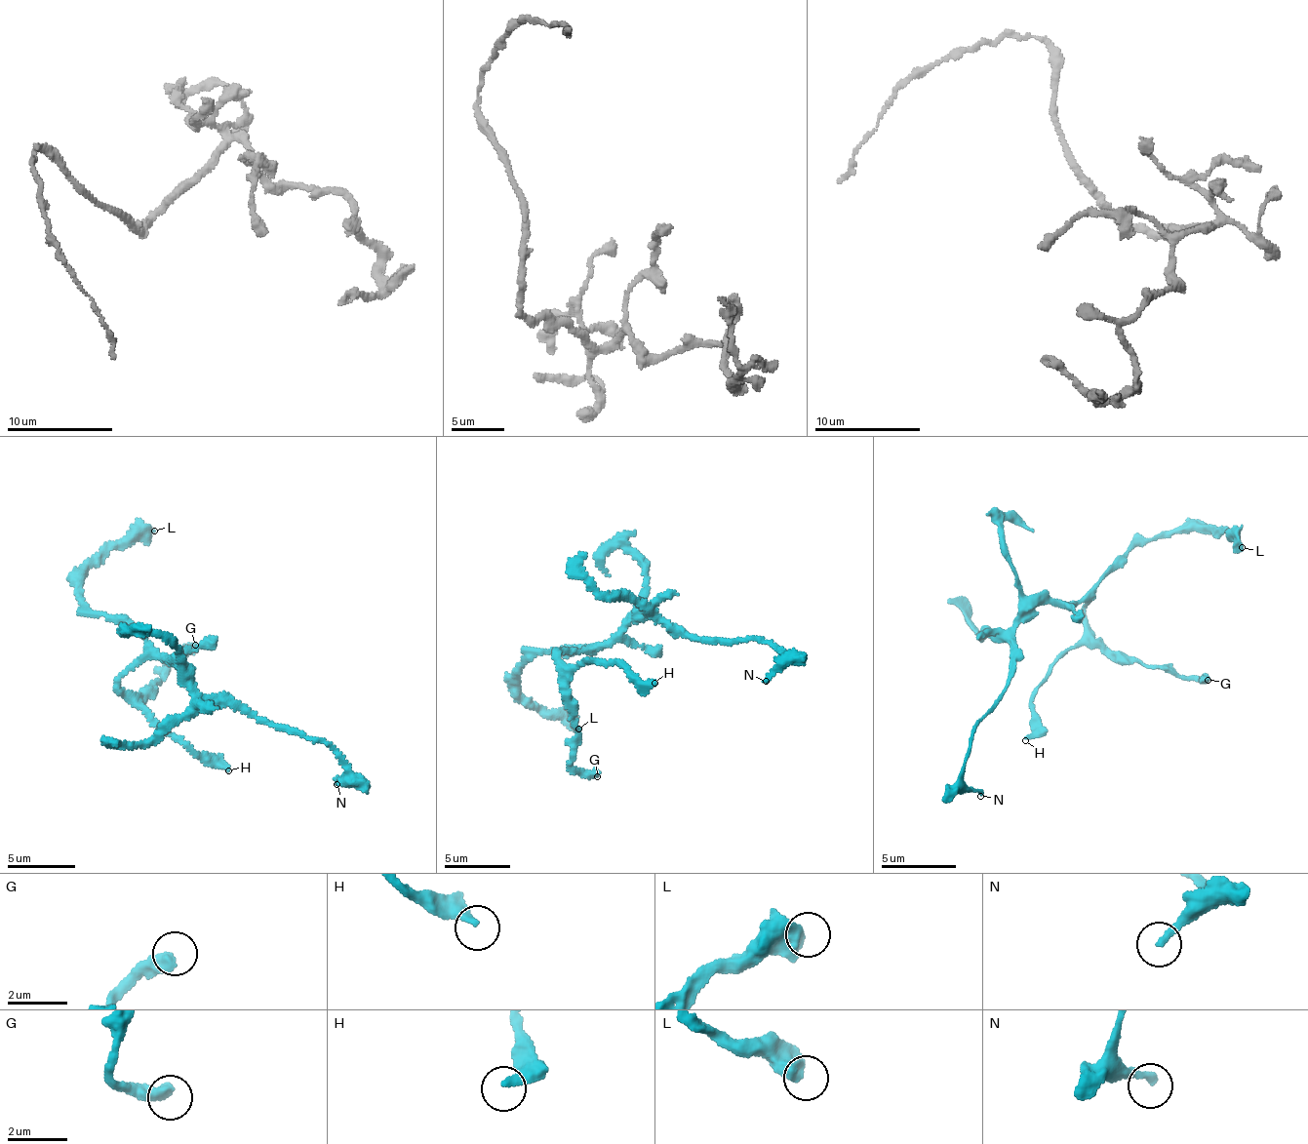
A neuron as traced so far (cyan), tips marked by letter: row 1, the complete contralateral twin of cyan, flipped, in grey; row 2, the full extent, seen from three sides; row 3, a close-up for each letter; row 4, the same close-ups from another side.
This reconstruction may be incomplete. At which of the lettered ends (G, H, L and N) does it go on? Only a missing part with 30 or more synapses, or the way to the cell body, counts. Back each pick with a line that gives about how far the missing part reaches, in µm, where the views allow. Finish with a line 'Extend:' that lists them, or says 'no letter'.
N: missing 10 µm
Extend: N

